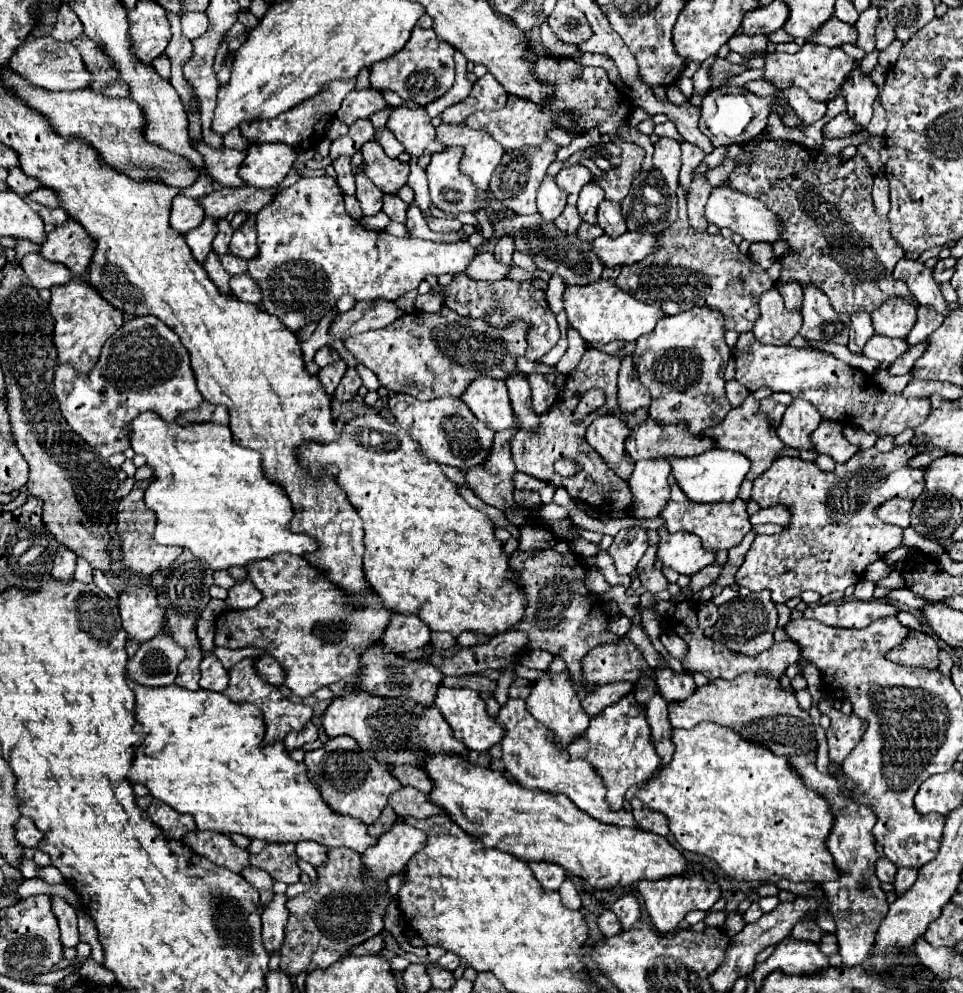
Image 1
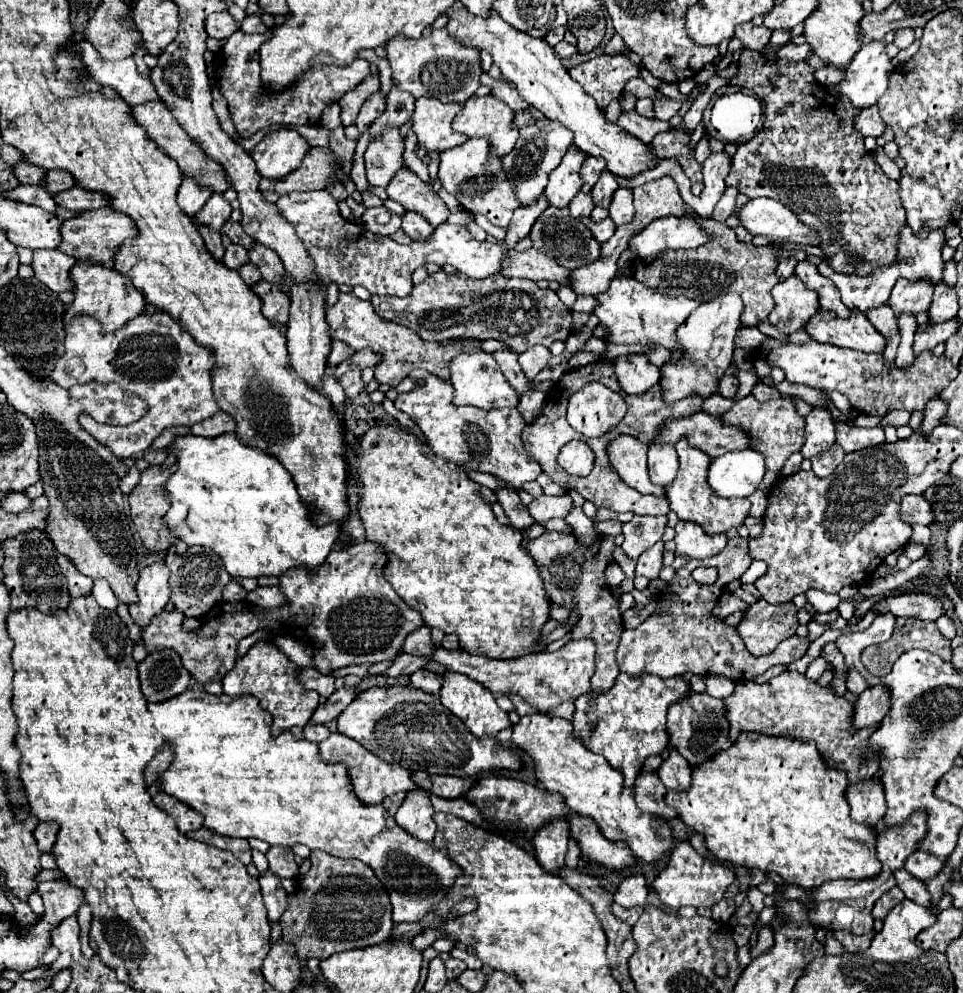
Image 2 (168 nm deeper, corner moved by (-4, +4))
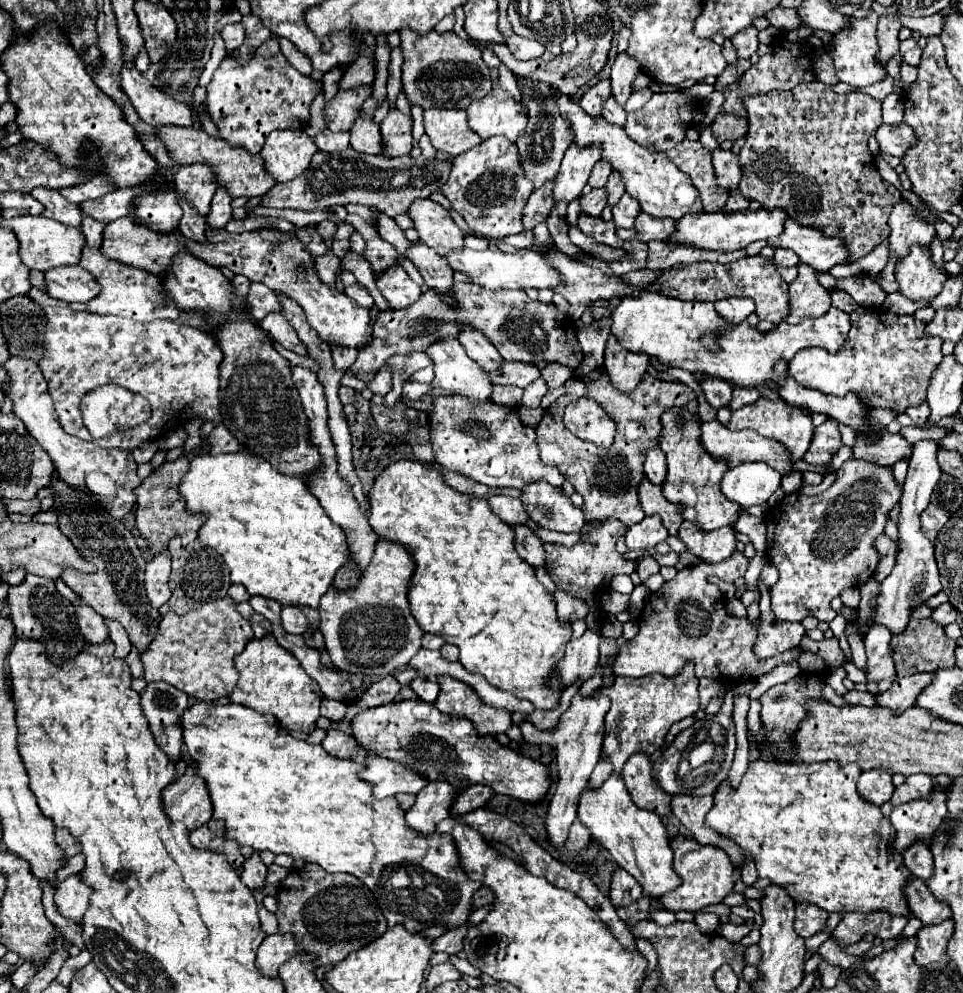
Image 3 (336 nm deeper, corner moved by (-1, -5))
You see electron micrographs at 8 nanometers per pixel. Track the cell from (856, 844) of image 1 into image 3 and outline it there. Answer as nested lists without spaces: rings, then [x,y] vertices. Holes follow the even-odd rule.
[[[871,769],[871,771],[865,771],[859,779],[859,793],[873,805],[881,807],[883,803],[887,803],[895,791],[895,785],[891,781],[893,773],[891,769]]]

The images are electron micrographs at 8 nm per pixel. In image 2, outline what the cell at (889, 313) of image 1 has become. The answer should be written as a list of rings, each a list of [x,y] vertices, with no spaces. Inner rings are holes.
[[[898,280],[892,288],[888,306],[892,308],[894,316],[902,314],[918,314],[918,312],[928,312],[930,302],[932,302],[932,292],[934,284],[930,280]]]

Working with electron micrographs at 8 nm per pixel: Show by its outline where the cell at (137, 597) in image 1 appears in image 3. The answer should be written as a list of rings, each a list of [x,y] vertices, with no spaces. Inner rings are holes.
[[[161,551],[147,563],[145,569],[145,589],[147,597],[153,607],[161,607],[171,597],[169,587],[169,573],[171,573],[171,555],[169,551]]]

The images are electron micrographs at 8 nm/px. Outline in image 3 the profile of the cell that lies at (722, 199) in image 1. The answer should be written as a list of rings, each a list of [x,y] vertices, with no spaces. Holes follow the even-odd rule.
[[[789,219],[785,231],[769,241],[771,247],[785,247],[799,255],[799,259],[821,273],[829,273],[835,265],[849,263],[849,251],[839,237],[827,237],[813,227],[803,227]]]

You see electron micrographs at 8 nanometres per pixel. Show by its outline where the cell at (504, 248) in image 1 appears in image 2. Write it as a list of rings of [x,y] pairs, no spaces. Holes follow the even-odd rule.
[[[540,196],[540,200],[536,204],[532,204],[532,208],[520,206],[510,220],[510,226],[508,226],[508,232],[506,232],[506,238],[502,240],[502,244],[506,248],[514,248],[522,238],[526,238],[532,224],[536,222],[536,216],[540,216],[540,212],[544,212],[544,208],[548,208],[548,202],[544,200],[544,196]]]

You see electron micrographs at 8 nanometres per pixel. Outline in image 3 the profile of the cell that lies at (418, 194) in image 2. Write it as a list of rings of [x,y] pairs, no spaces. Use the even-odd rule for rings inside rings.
[[[413,201],[409,207],[409,217],[415,221],[415,229],[425,245],[435,249],[441,257],[447,257],[451,251],[461,251],[465,247],[463,231],[451,219],[451,213],[445,211],[435,201]]]

